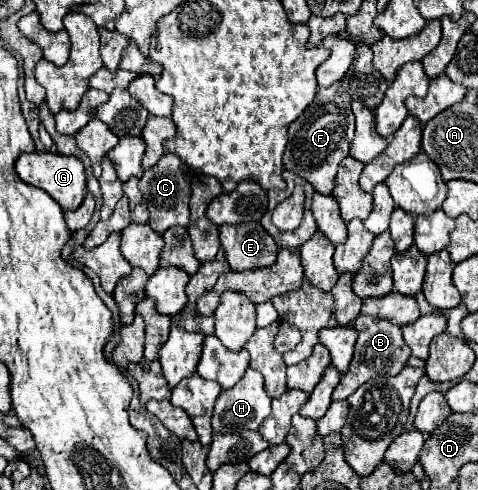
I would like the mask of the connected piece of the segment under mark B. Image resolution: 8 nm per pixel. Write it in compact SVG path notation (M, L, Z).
M360 314L356 320L354 320L354 328L358 330L358 342L356 342L356 350L354 350L354 358L350 362L350 368L346 374L342 374L340 378L340 384L334 388L334 394L332 394L332 400L346 400L350 394L356 392L356 388L360 384L364 384L366 380L370 378L380 378L380 376L396 376L404 366L408 356L410 356L410 348L404 344L404 338L402 338L402 332L400 332L400 326L392 324L392 322L386 322L386 320L380 320L376 316L366 316L366 314Z

